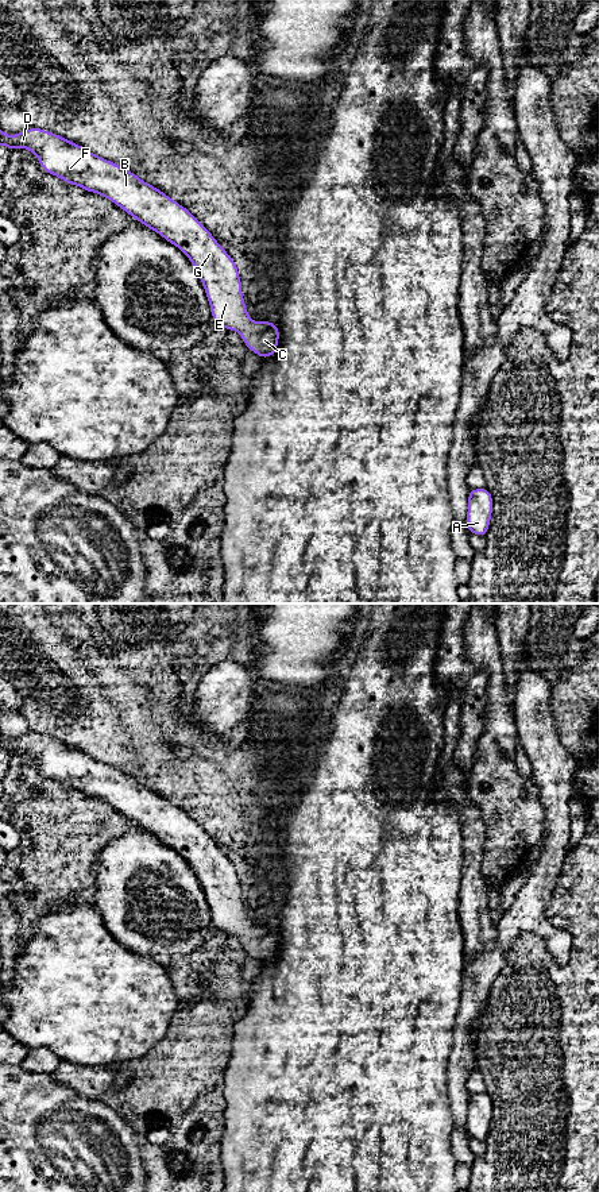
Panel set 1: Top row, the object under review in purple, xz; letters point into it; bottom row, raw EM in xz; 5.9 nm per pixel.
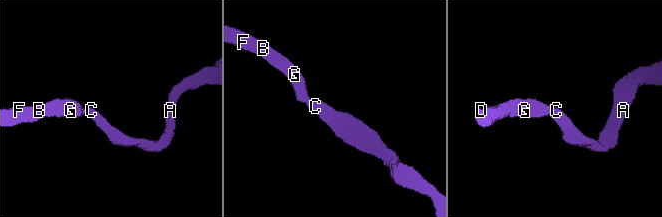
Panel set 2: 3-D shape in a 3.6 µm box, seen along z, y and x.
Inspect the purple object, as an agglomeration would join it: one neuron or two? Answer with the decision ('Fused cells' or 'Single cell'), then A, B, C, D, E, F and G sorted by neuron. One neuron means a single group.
Single cell. Groups: A B C D E F G

